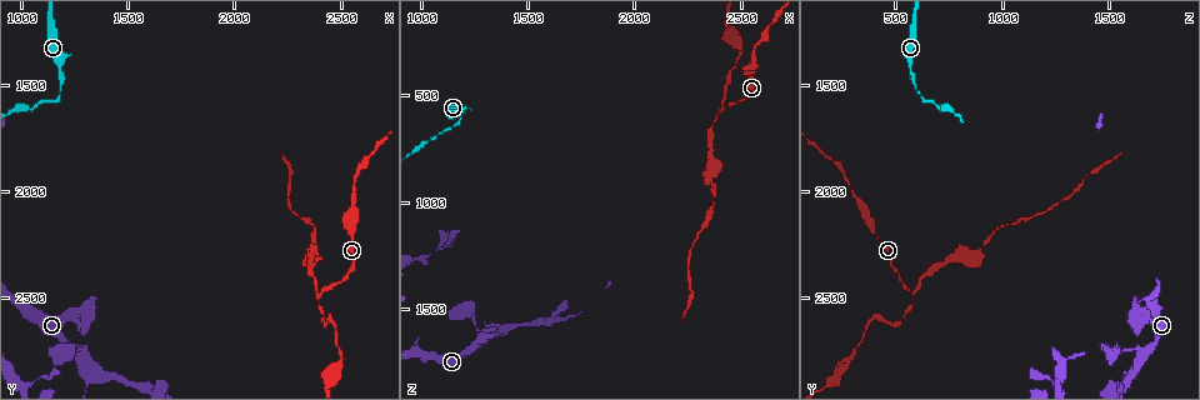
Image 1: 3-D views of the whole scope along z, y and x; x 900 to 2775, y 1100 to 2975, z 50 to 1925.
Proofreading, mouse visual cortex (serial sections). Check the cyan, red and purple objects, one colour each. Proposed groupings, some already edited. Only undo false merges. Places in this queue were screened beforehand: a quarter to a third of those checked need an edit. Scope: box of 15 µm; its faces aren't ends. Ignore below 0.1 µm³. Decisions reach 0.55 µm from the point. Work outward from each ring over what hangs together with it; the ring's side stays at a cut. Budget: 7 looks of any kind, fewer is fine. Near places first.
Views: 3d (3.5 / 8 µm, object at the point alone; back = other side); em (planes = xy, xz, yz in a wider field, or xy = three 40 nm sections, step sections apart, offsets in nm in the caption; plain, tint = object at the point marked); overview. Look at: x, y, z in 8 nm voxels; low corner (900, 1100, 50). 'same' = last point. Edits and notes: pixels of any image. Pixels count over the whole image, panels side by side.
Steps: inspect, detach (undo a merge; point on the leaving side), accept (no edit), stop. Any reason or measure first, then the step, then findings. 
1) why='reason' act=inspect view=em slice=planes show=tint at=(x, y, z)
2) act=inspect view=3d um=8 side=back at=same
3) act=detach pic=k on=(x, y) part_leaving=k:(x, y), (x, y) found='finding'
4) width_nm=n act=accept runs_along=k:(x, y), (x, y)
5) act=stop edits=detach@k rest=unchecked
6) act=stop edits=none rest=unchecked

why='three arms meet' act=inspect view=3d um=3.5 side=back at=(2410, 2480, 570)

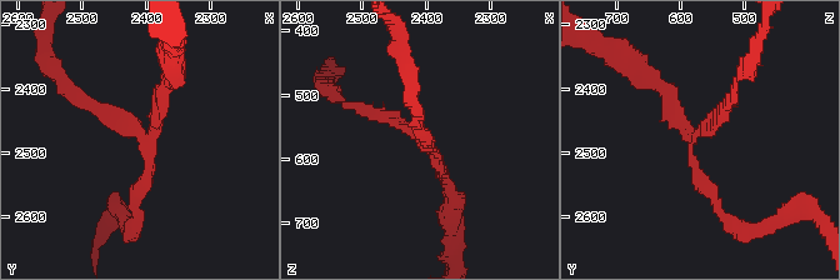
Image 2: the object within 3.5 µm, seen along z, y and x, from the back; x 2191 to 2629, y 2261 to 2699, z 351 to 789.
act=detach pic=2 on=(720, 213) found='two cells meet here'

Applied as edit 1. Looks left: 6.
why='abrupt turn' act=inspect view=3d um=8 at=(1260, 2750, 1540)

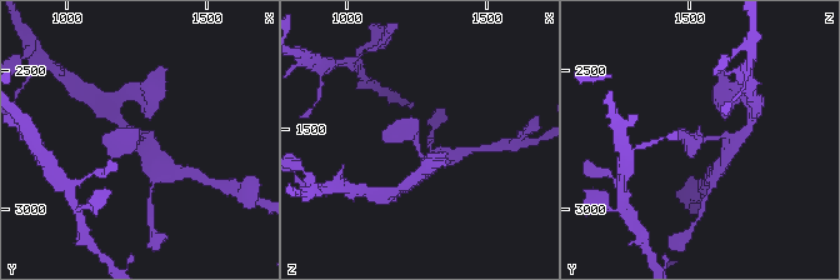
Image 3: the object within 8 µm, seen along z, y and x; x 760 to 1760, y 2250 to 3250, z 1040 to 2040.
why='zoom in' act=inspect view=3d um=3.5 at=(1240, 2750, 1550)

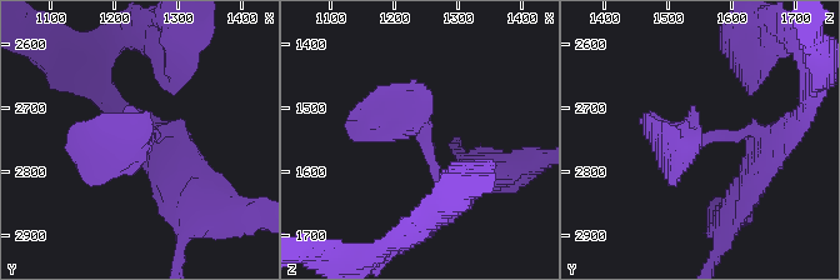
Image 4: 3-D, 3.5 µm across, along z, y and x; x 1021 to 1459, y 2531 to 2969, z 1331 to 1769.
why='now the EM' act=inspect view=em slice=planes show=tint at=(1250, 2750, 1550)

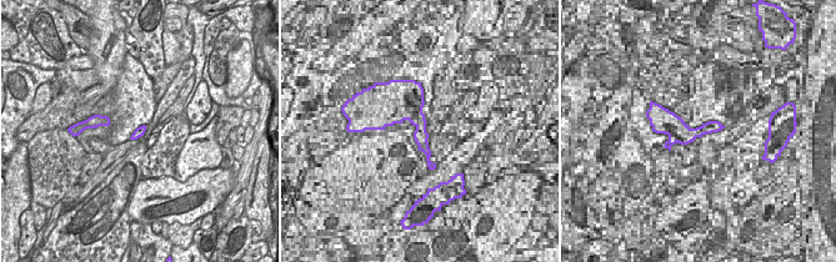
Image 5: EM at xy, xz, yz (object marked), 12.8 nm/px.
width_nm=120 act=accept runs_along=4:(441, 211), (419, 121), (358, 115) found='one cell here'

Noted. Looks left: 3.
why='narrows sharply' act=inspect view=3d um=3.5 at=(1180, 1520, 610)

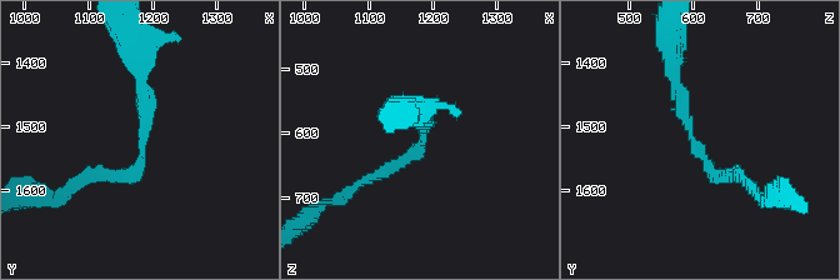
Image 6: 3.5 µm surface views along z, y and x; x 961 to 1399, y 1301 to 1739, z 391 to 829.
act=inspect view=em slice=xy step=1 show=tint at=(1190, 1515, 595)

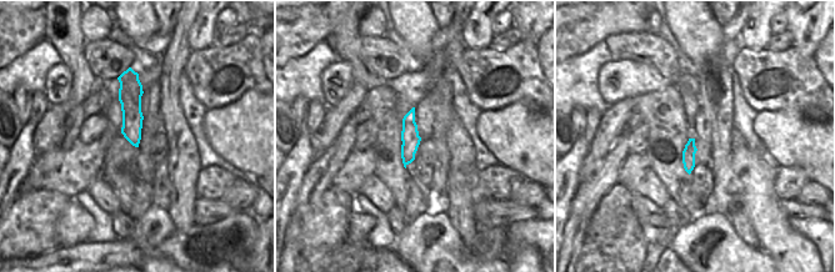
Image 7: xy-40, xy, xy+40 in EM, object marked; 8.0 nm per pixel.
act=detach pic=6 on=(388, 166) part_leaving=6:(419, 148), (334, 201) found='two cells meet here'

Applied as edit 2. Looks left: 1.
act=stop edits=detach@2,detach@6 rest=unchecked

